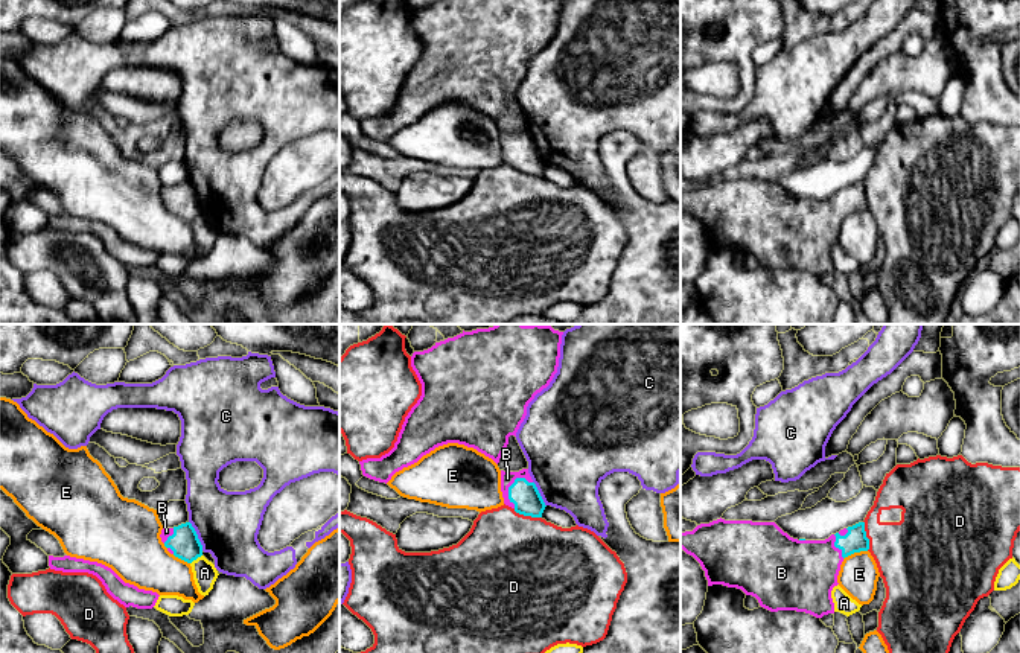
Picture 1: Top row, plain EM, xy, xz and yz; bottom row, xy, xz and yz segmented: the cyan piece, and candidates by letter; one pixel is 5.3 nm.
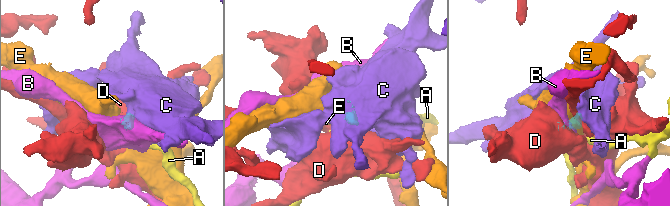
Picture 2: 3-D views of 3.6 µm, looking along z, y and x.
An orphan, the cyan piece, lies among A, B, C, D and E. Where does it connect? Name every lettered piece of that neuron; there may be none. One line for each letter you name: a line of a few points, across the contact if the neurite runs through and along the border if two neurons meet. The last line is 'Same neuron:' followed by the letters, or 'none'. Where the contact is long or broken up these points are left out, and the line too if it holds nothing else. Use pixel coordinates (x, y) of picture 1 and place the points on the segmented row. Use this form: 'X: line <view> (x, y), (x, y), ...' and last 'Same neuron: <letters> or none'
B: line xz (525, 496), (516, 489), (509, 489), (507, 478)
Same neuron: B

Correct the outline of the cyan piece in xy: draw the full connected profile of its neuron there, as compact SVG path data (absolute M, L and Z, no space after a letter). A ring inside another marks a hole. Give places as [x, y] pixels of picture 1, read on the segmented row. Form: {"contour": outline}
{"contour": "M190 522L163 528L160 537L171 554L187 563L202 556L202 545Z"}

